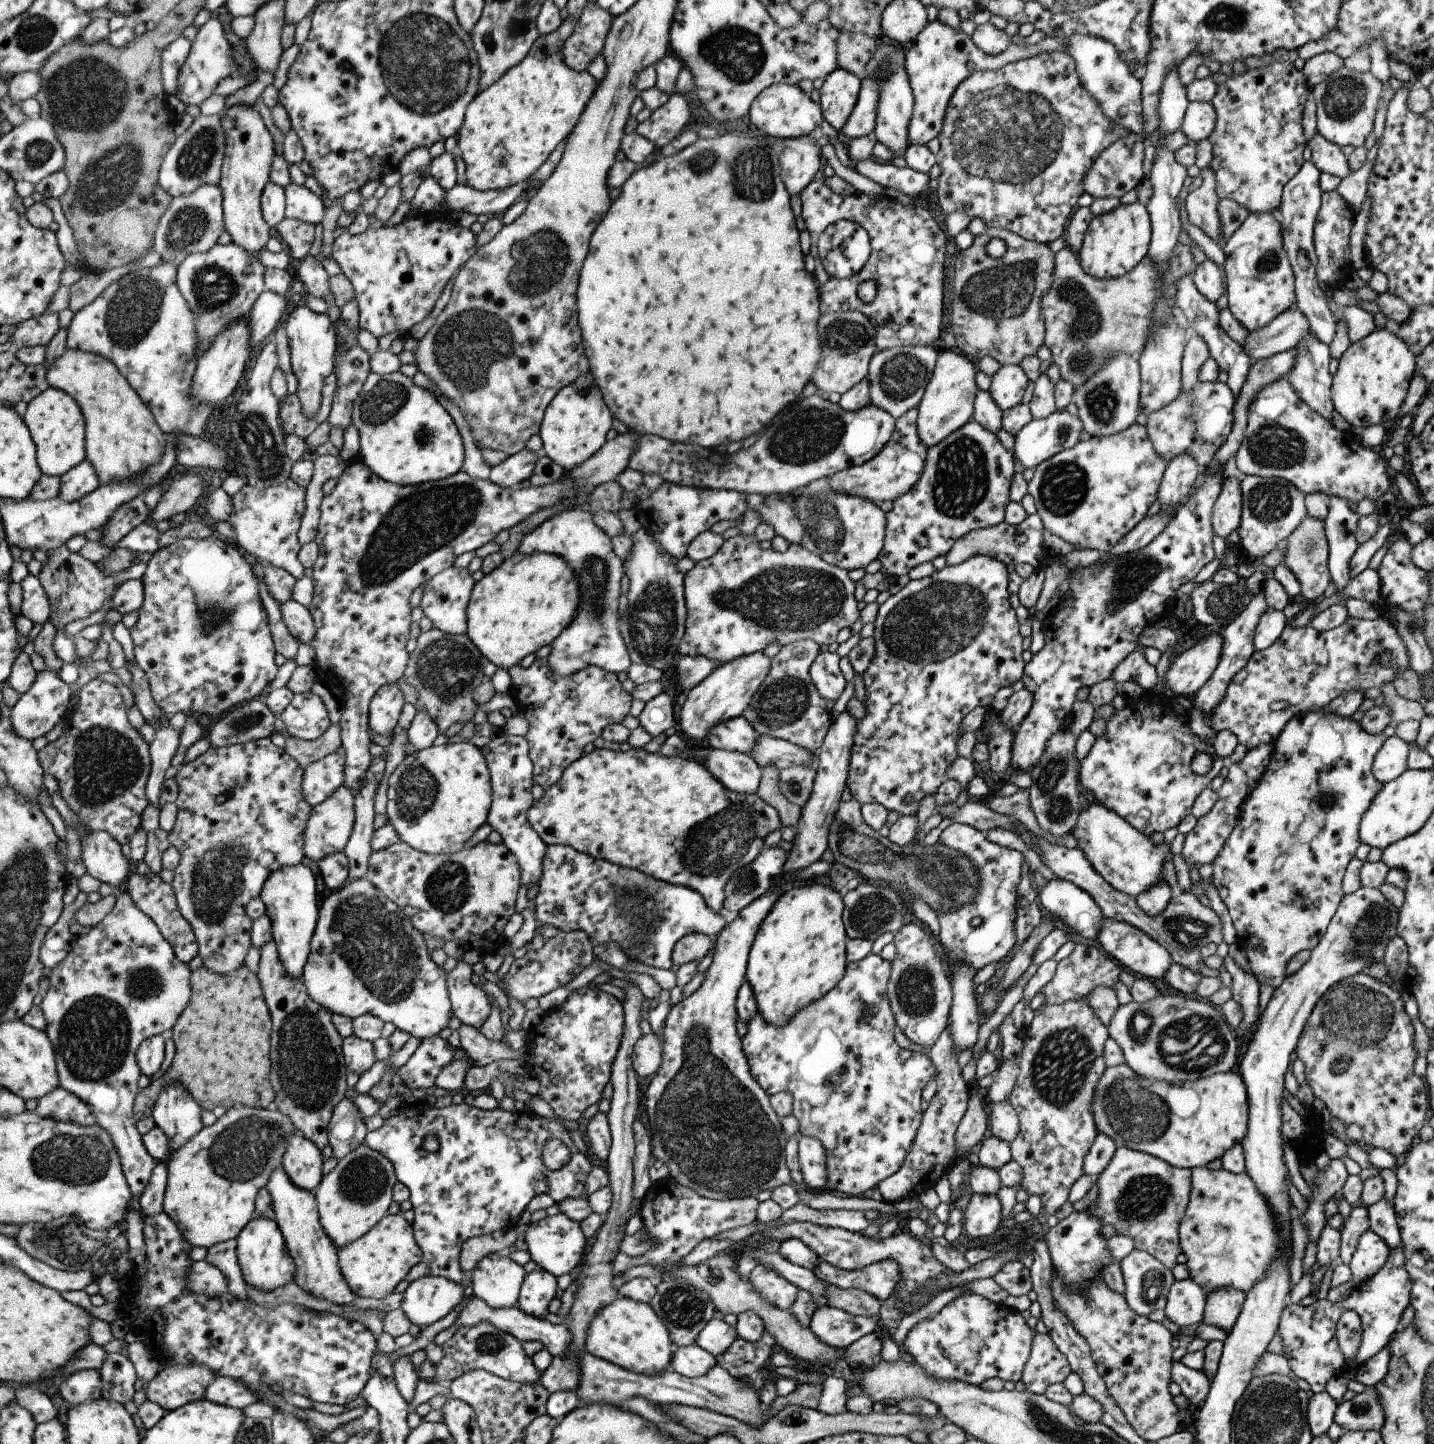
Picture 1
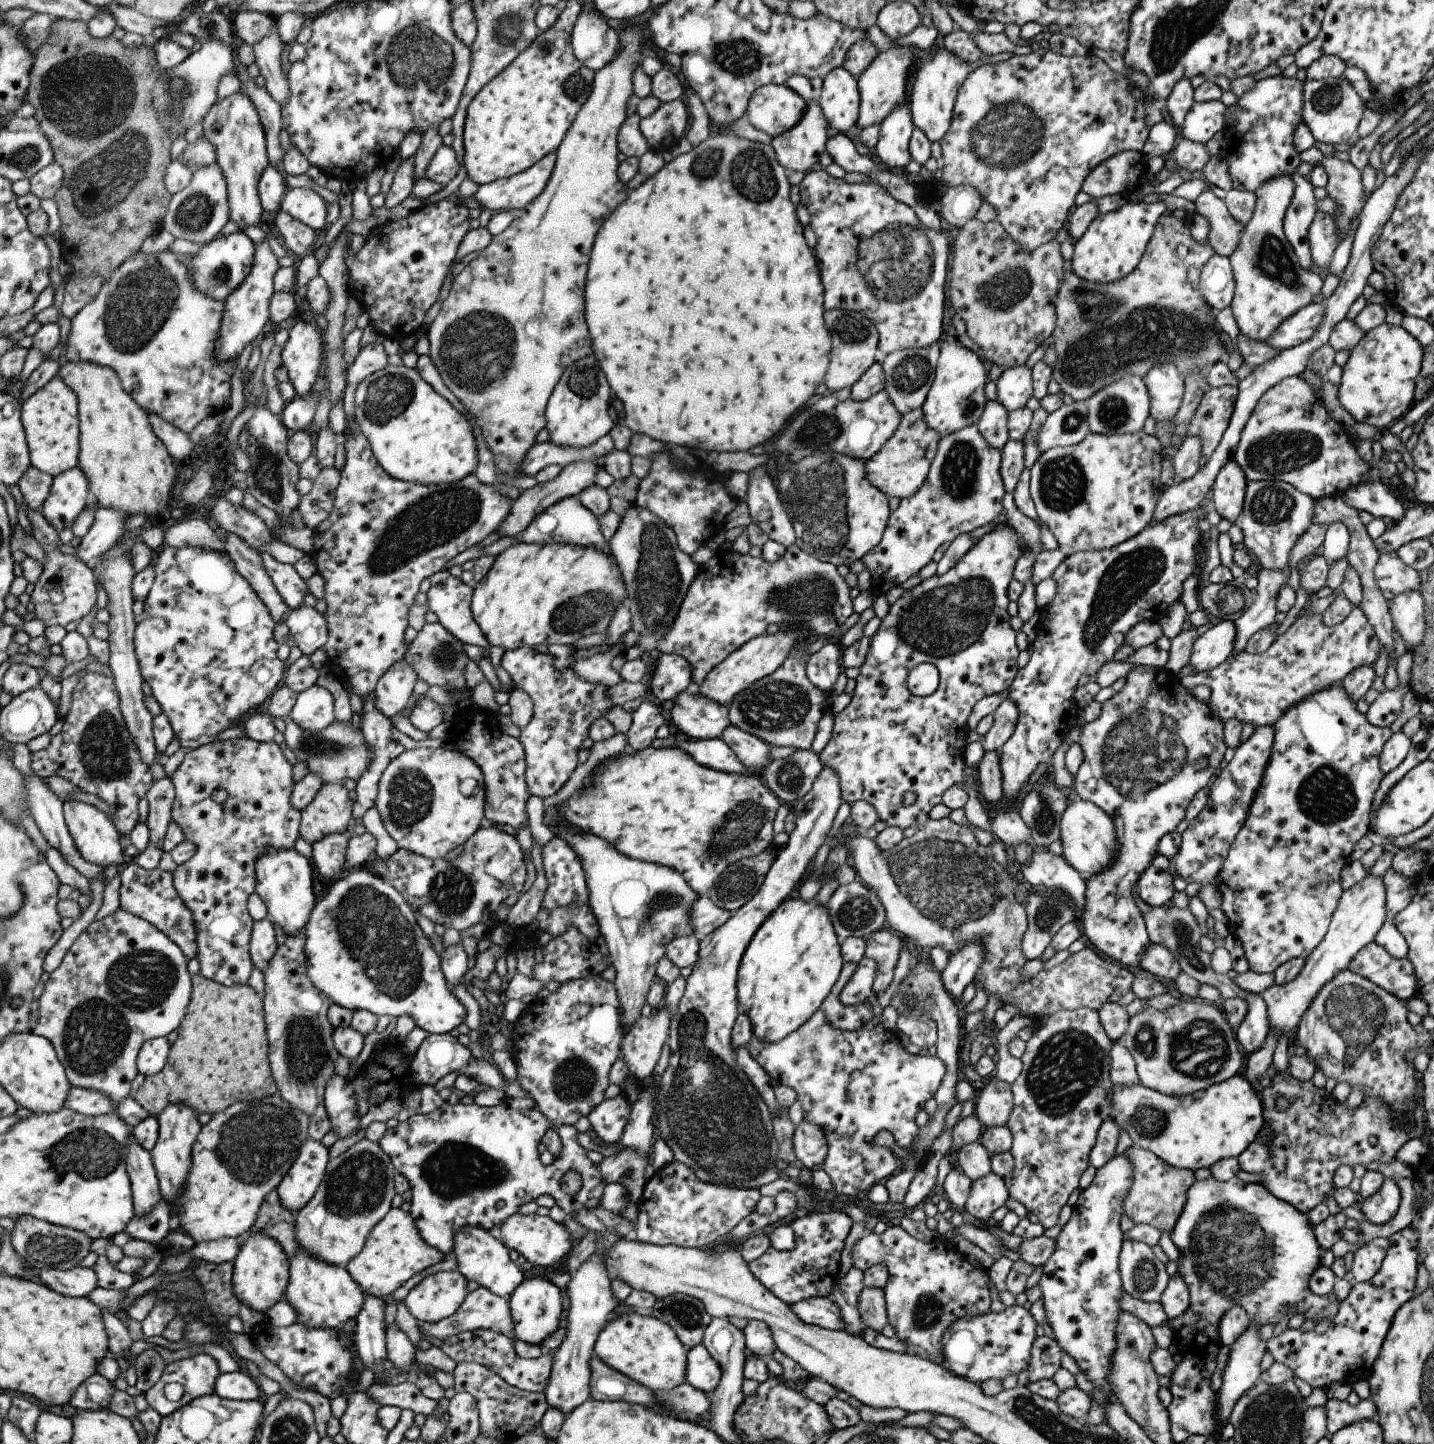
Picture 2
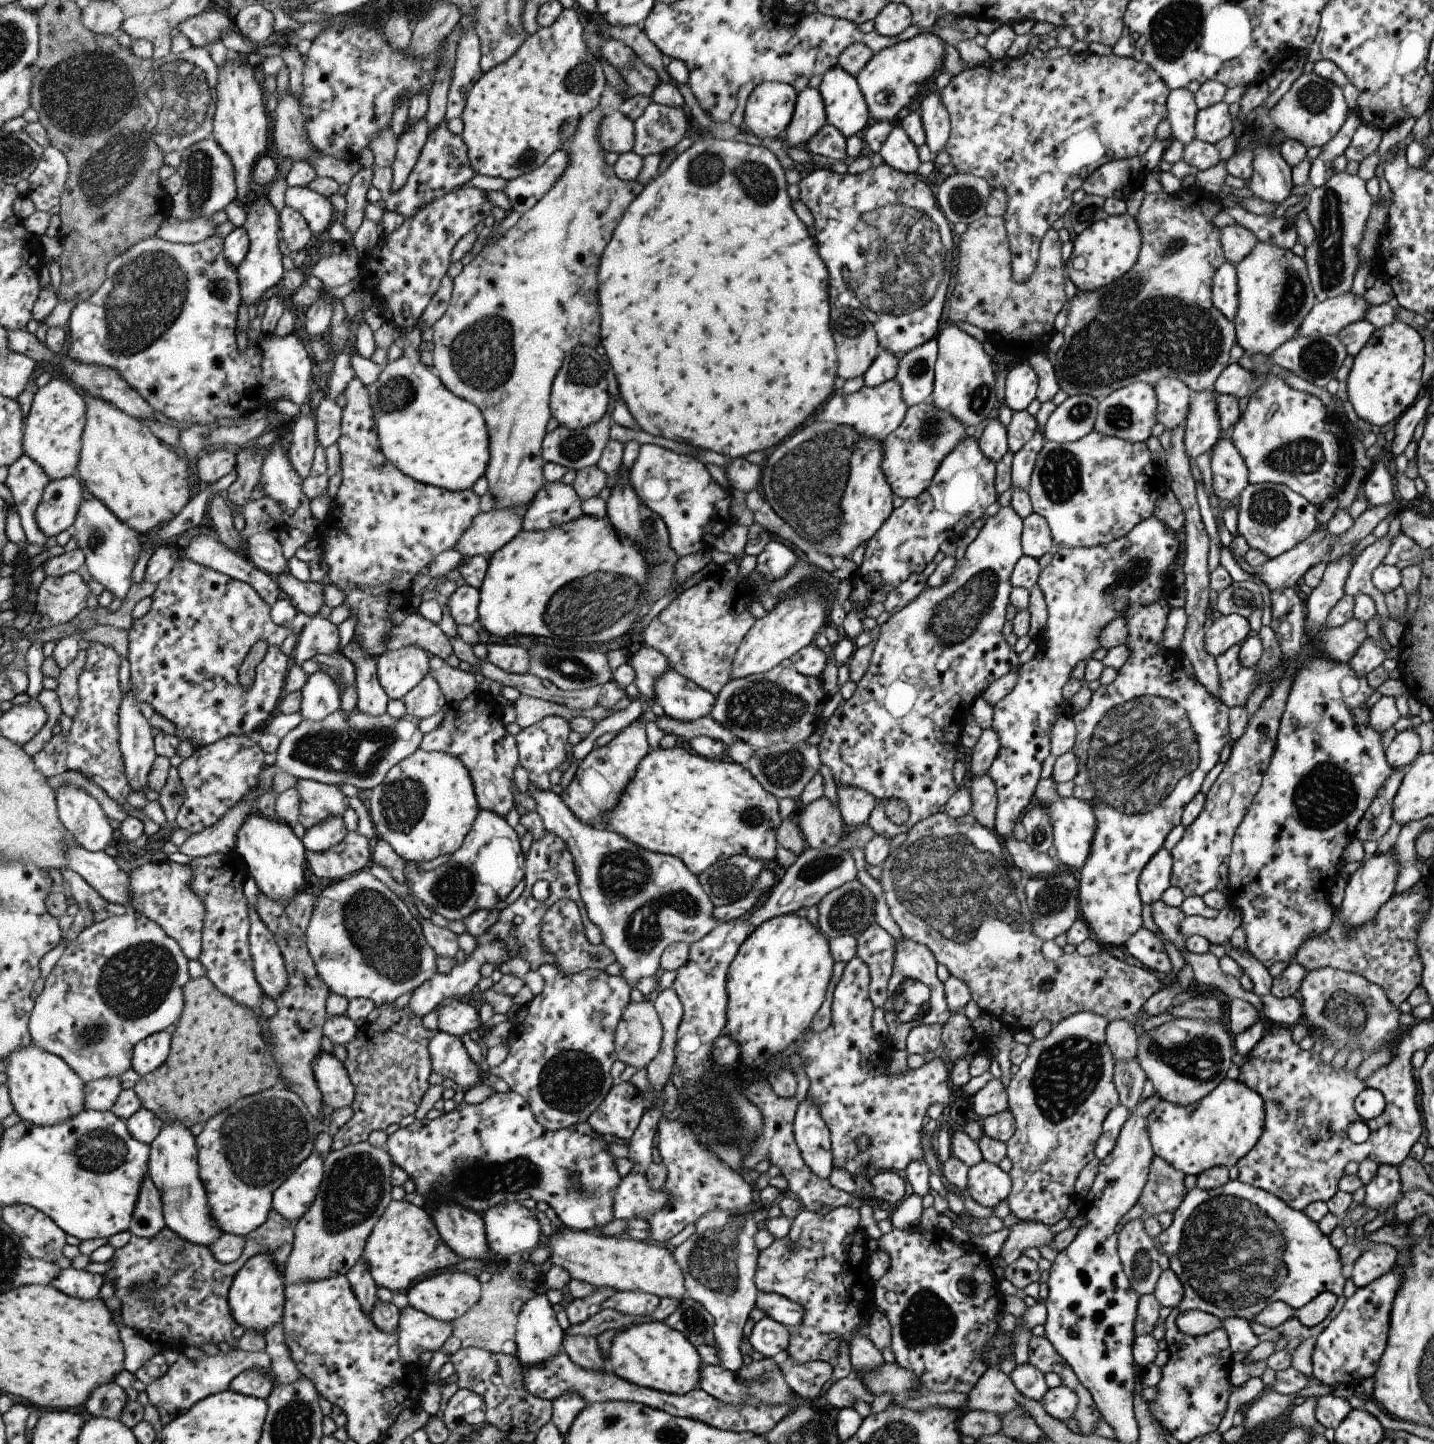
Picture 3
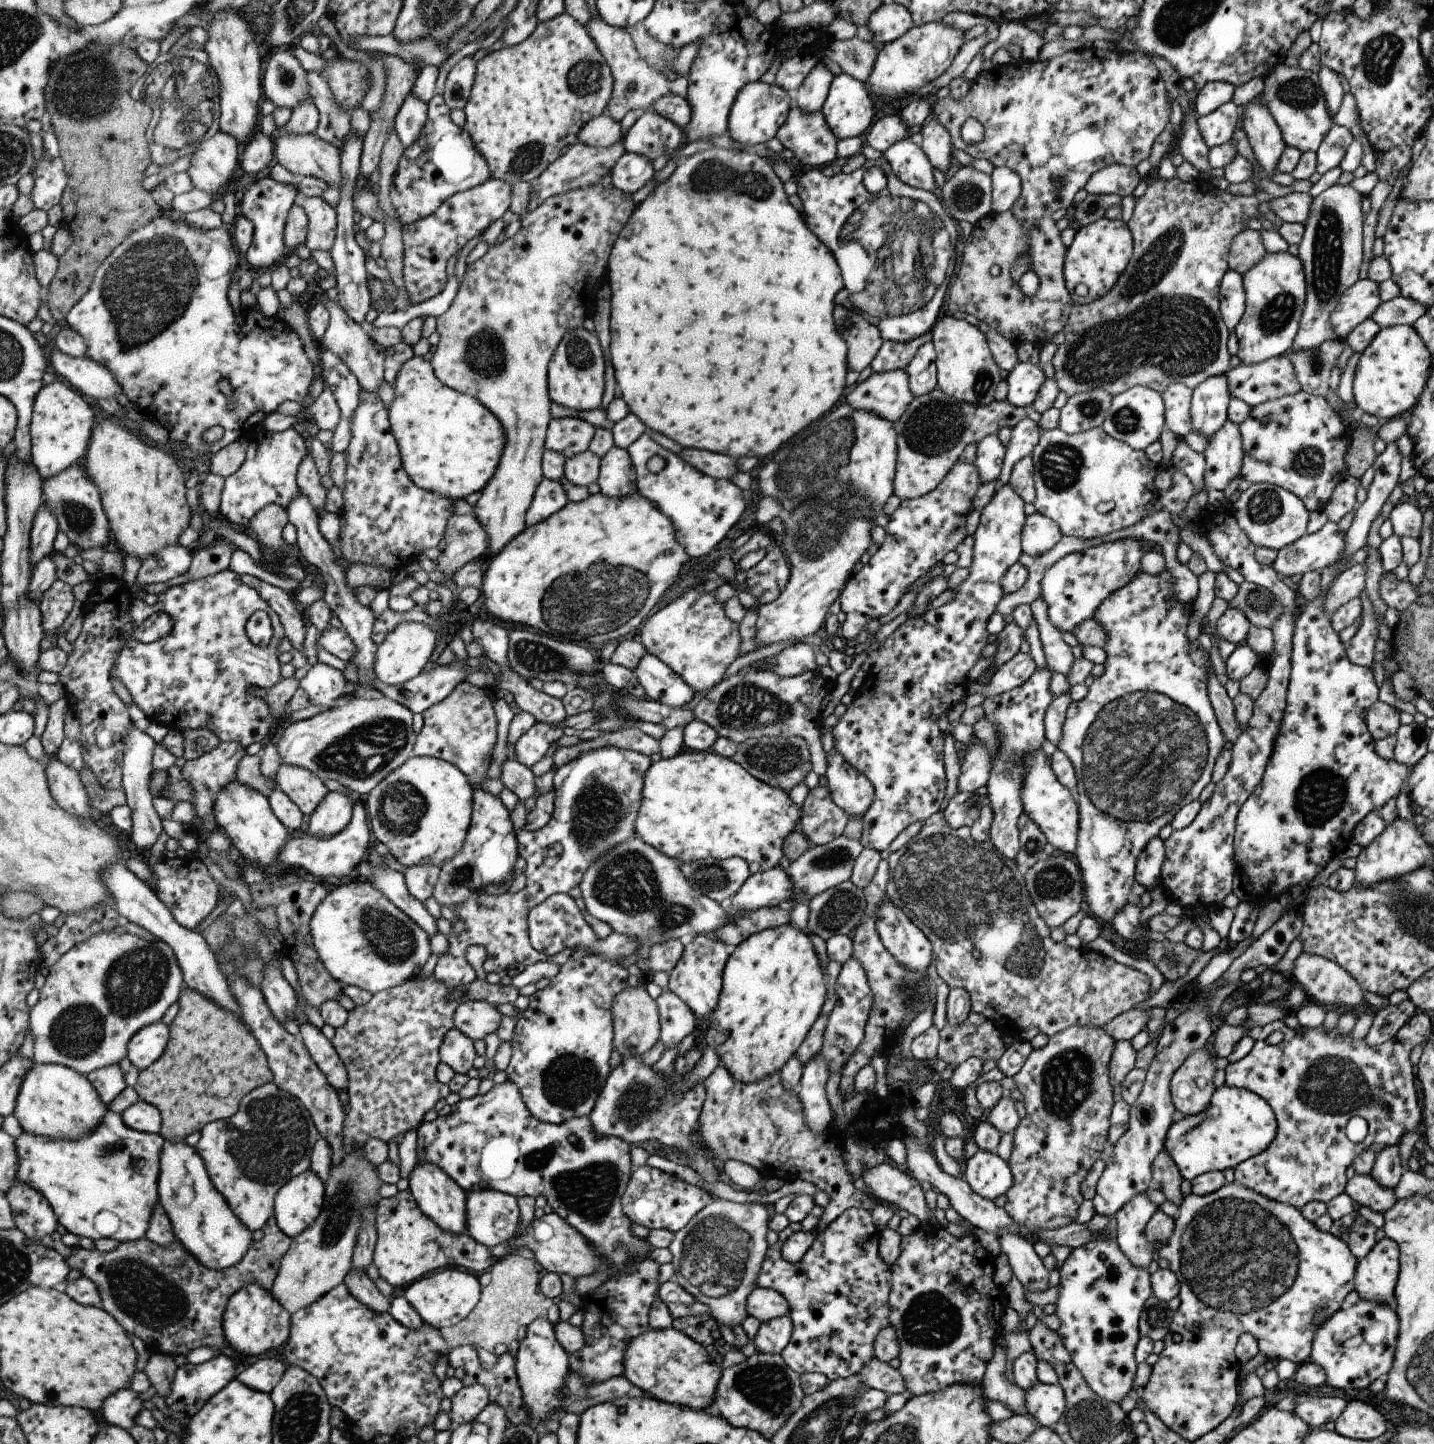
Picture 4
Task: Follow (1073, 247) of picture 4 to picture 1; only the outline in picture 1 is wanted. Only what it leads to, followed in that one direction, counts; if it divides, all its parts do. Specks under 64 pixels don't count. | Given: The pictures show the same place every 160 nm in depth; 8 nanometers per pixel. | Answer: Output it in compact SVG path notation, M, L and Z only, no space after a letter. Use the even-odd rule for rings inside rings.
M1138 202L1119 204L1109 212L1092 217L1076 252L1082 271L1098 279L1112 279L1129 272L1148 251L1151 232L1146 206Z

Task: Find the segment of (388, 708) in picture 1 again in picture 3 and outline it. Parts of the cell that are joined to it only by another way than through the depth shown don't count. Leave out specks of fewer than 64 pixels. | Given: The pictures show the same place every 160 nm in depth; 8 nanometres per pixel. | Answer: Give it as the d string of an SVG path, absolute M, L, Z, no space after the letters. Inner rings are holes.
M417 645L387 649L378 658L378 677L390 698L403 701L430 672L430 654Z

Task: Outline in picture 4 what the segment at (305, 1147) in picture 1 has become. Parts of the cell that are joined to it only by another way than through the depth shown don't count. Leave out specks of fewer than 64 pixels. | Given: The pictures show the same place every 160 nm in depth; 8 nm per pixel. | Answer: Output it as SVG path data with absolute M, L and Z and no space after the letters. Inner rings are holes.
M312 1171L292 1178L275 1197L278 1228L292 1239L313 1226L326 1206L326 1184Z

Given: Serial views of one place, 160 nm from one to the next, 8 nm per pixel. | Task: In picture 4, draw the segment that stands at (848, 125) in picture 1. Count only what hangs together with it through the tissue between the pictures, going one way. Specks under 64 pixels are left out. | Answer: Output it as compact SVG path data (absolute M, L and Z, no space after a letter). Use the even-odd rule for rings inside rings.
M940 20L921 26L913 25L905 34L877 51L875 62L865 82L869 93L885 100L913 95L914 90L920 89L948 69L963 43L967 41L963 32L951 25L943 25Z

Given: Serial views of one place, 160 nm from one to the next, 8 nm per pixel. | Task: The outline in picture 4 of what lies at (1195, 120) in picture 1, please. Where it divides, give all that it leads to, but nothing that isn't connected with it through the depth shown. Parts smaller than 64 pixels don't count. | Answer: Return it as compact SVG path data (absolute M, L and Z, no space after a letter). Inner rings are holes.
M1231 101L1202 117L1196 117L1196 125L1203 142L1210 149L1227 143L1235 130L1239 107Z

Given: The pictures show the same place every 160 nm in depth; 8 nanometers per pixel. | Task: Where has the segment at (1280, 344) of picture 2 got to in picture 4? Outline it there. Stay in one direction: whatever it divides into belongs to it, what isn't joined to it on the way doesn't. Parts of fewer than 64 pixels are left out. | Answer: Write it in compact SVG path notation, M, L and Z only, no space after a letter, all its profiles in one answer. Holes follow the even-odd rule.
M1367 277L1357 279L1343 291L1330 314L1329 322L1336 336L1345 338L1354 326L1373 314L1381 301L1376 282Z

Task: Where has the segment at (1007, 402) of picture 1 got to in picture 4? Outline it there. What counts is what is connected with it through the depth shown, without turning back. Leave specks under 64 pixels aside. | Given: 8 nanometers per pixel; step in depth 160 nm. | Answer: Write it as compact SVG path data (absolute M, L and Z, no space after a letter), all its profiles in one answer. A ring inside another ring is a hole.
M1020 362L1004 375L1007 381L1006 399L1016 407L1029 406L1046 379L1041 367L1031 362Z

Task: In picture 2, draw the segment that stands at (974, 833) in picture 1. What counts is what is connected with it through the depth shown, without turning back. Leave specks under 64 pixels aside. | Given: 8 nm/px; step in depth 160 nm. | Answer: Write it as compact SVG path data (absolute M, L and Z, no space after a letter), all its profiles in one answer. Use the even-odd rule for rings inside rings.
M972 939L964 943L950 957L940 972L940 979L944 989L952 998L960 998L962 990L972 982L984 959L984 949L980 941Z

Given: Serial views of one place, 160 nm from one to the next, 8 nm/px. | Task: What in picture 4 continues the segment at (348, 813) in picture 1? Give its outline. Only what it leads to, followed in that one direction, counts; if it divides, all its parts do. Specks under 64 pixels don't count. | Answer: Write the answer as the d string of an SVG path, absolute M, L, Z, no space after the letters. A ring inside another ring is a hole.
M283 763L275 777L278 788L283 789L309 816L318 809L329 792L323 779L308 768Z

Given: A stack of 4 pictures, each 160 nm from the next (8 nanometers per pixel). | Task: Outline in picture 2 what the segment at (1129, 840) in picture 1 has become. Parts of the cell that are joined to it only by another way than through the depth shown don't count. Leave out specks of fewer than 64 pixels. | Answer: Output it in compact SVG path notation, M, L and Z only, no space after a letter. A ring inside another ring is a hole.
M1072 797L1063 809L1058 828L1063 860L1079 874L1095 874L1111 864L1117 848L1111 817L1092 802Z

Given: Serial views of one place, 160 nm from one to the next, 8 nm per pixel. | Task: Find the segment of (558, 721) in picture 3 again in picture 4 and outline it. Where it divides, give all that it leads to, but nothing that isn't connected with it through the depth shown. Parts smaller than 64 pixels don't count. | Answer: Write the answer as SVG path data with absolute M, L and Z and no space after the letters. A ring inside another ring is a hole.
M535 722L514 743L513 756L519 764L531 768L535 762L541 760L549 744L562 735L562 729L557 726Z

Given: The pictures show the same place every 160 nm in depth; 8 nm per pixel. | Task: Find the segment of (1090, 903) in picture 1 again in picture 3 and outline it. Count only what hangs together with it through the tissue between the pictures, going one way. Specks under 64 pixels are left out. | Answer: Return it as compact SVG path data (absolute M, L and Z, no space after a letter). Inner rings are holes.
M1152 516L1136 524L1127 534L1104 545L1092 547L1059 547L1054 553L1050 564L1039 571L1036 584L1043 594L1047 619L1044 630L1039 636L1037 653L1027 662L1019 665L1018 677L1013 690L992 704L992 719L990 728L997 732L998 754L990 762L989 778L993 781L996 792L996 809L994 814L995 835L1003 839L1003 844L1015 867L1024 877L1038 877L1047 873L1058 873L1065 868L1059 861L1050 859L1045 853L1035 852L1025 841L1017 841L1013 835L1013 825L1032 803L1032 796L1039 778L1041 762L1050 753L1050 728L1055 719L1063 714L1063 696L1061 689L1066 684L1075 662L1089 660L1094 650L1098 649L1097 636L1099 631L1114 618L1121 617L1122 612L1131 603L1147 603L1156 601L1159 597L1166 598L1172 589L1170 572L1175 554L1179 548L1179 540L1175 539L1173 531L1164 527Z

